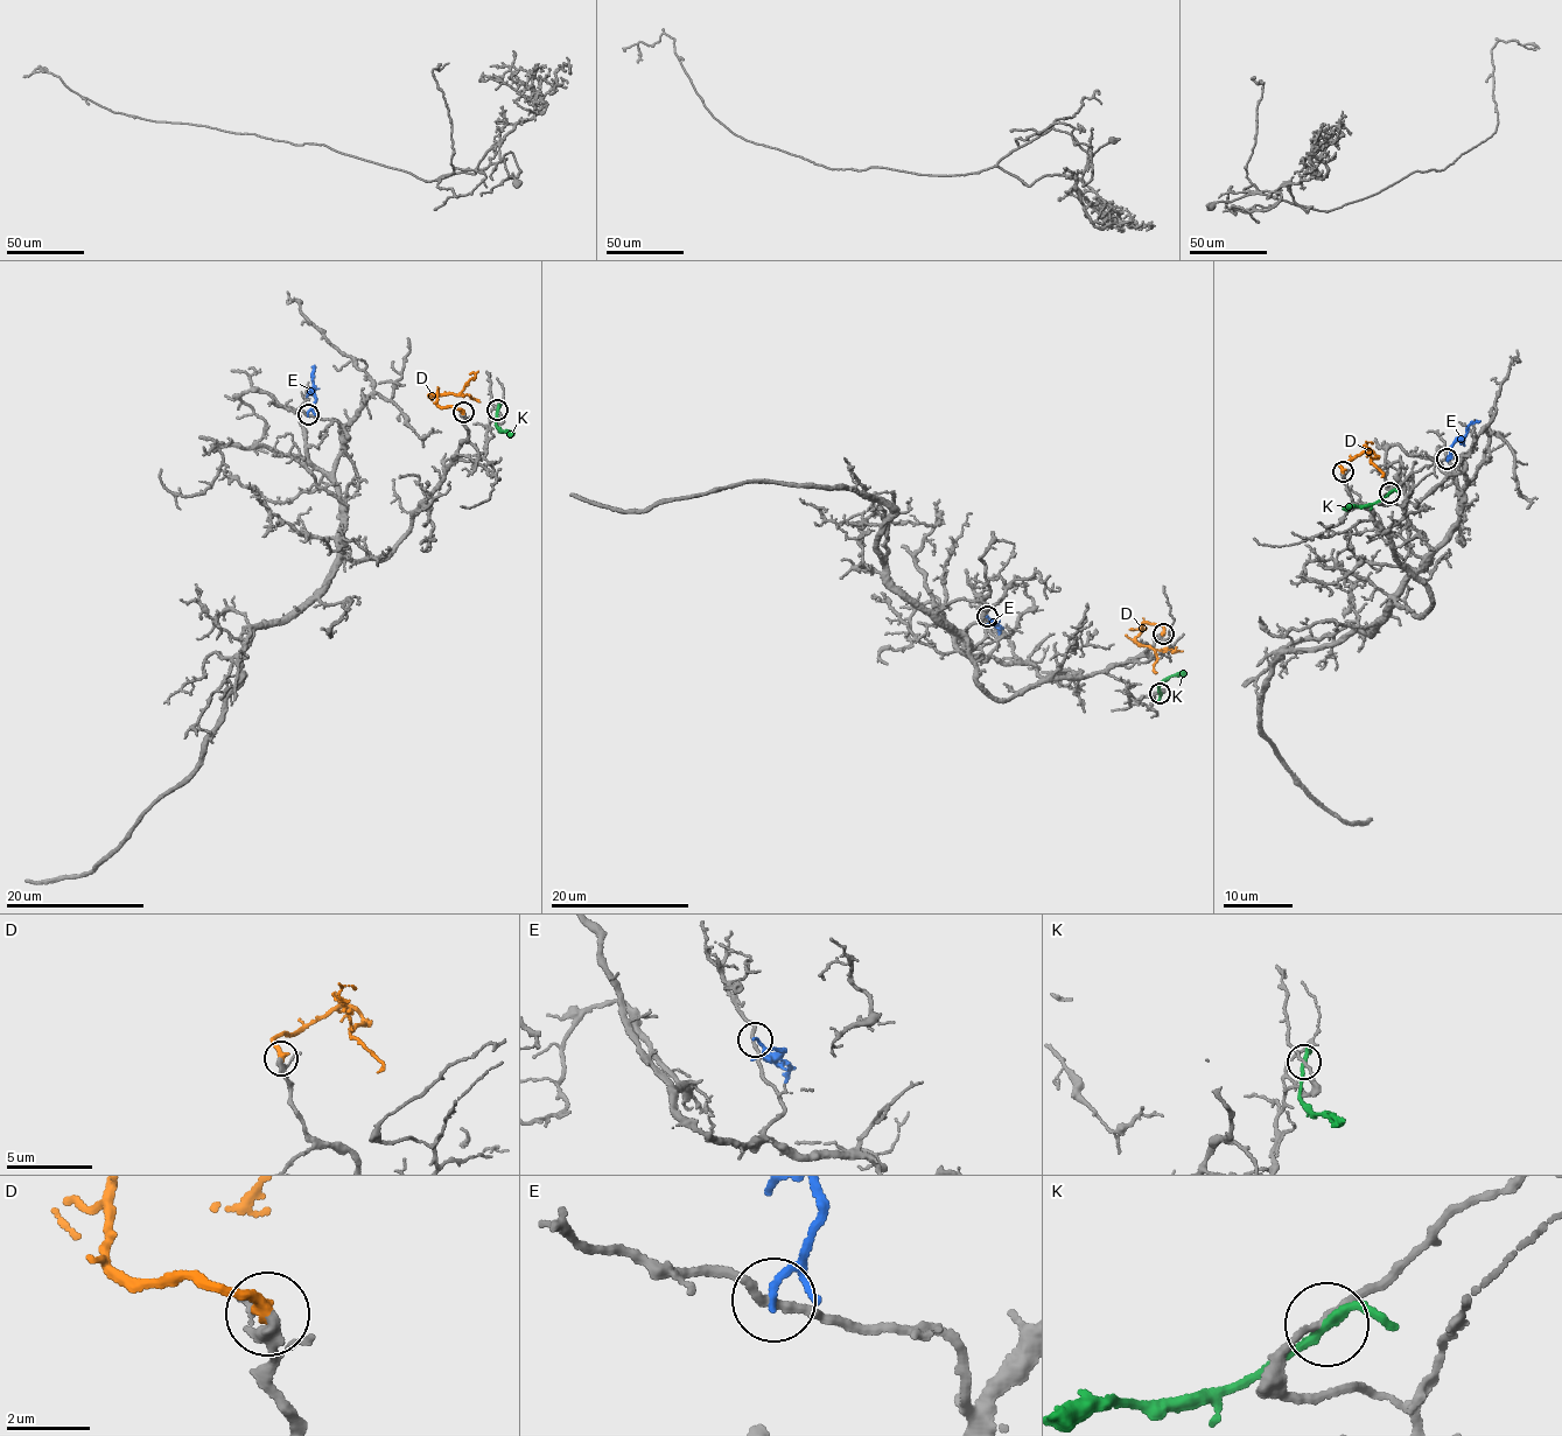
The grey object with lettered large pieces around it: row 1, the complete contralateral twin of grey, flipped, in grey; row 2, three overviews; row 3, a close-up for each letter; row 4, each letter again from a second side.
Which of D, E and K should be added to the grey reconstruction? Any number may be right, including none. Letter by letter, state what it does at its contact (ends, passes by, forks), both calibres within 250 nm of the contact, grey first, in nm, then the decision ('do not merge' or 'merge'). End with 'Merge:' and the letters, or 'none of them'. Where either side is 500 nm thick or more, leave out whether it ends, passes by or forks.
D: it ends; calibres 240 and 340 nm; merge
E: it ends; calibres 190 and 170 nm; do not merge
K: it passes by; calibres 140 and 200 nm; do not merge
Merge: D

